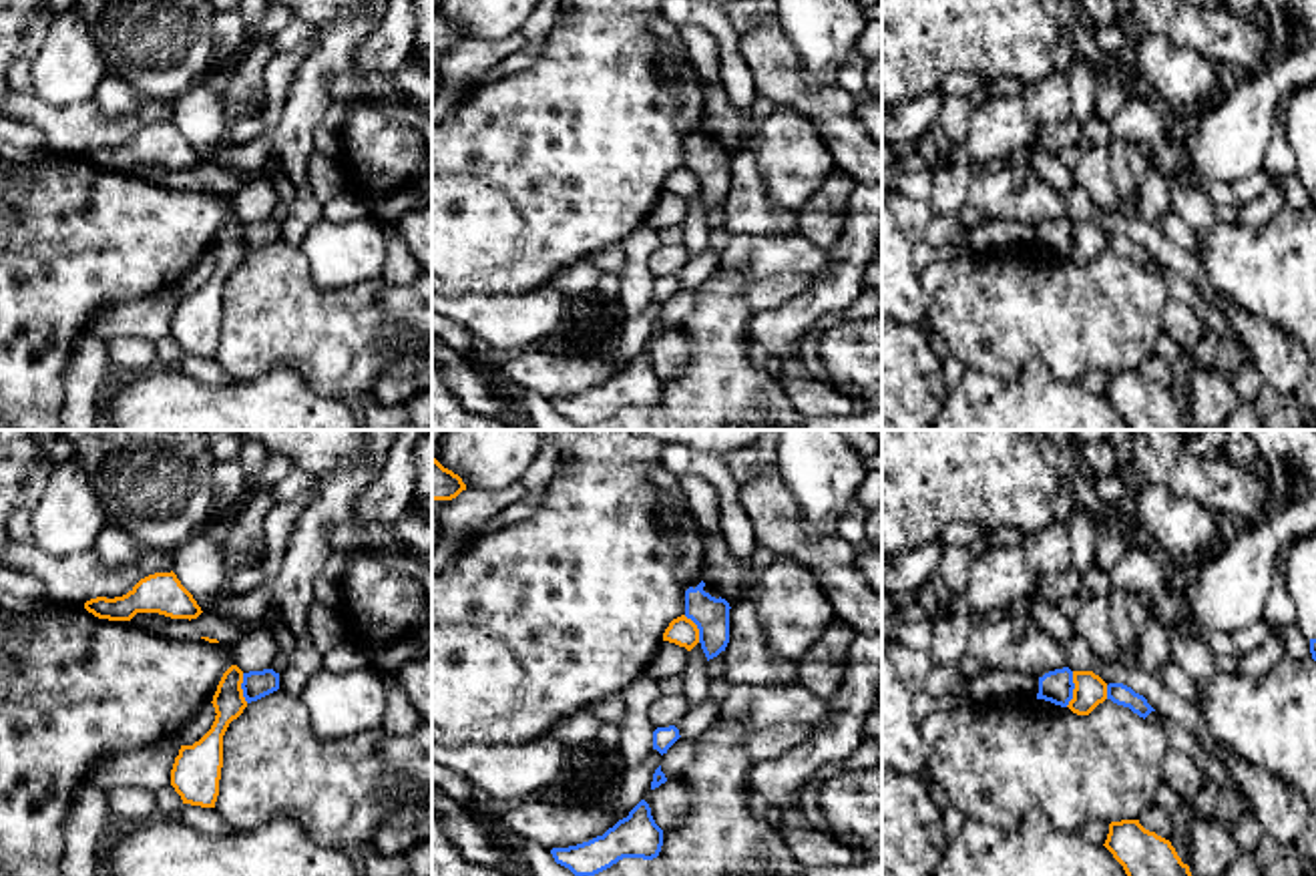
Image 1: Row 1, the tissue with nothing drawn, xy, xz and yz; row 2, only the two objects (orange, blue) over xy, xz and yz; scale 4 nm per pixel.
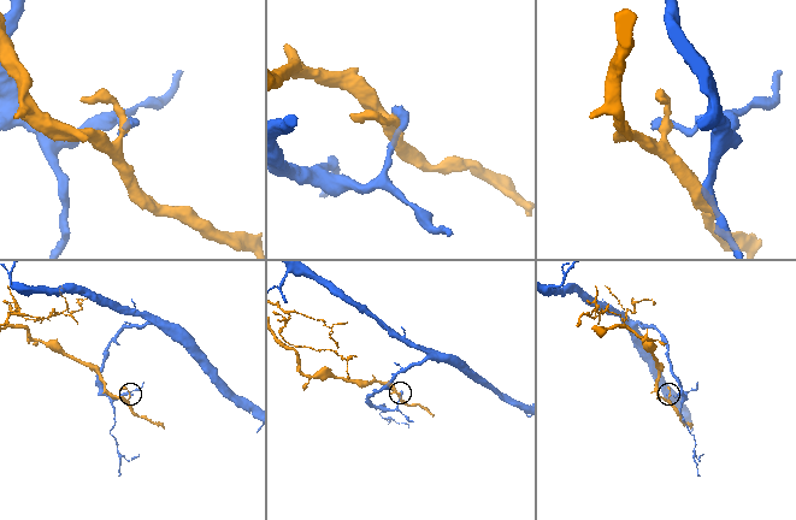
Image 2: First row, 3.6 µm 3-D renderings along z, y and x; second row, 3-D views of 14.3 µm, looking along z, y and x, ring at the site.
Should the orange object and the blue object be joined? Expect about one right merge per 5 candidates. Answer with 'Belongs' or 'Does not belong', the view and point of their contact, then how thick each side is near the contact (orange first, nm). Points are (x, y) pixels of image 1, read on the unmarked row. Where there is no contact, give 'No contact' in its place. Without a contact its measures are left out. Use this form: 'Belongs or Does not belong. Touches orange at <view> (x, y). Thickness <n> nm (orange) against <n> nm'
Does not belong. Touches orange at yz (1073, 240). Thickness 130 nm (orange) against 130 nm

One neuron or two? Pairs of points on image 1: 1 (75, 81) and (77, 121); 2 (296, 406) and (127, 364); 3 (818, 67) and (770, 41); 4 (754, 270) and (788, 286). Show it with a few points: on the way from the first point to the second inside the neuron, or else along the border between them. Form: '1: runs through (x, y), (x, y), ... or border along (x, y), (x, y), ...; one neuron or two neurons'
1: border along (35, 93), (53, 105), (91, 101); two neurons
2: border along (157, 364), (137, 374), (121, 376); two neurons
3: border along (778, 21), (802, 79), (812, 89), (832, 87); two neurons
4: border along (814, 272), (770, 274), (754, 282), (742, 298); two neurons

